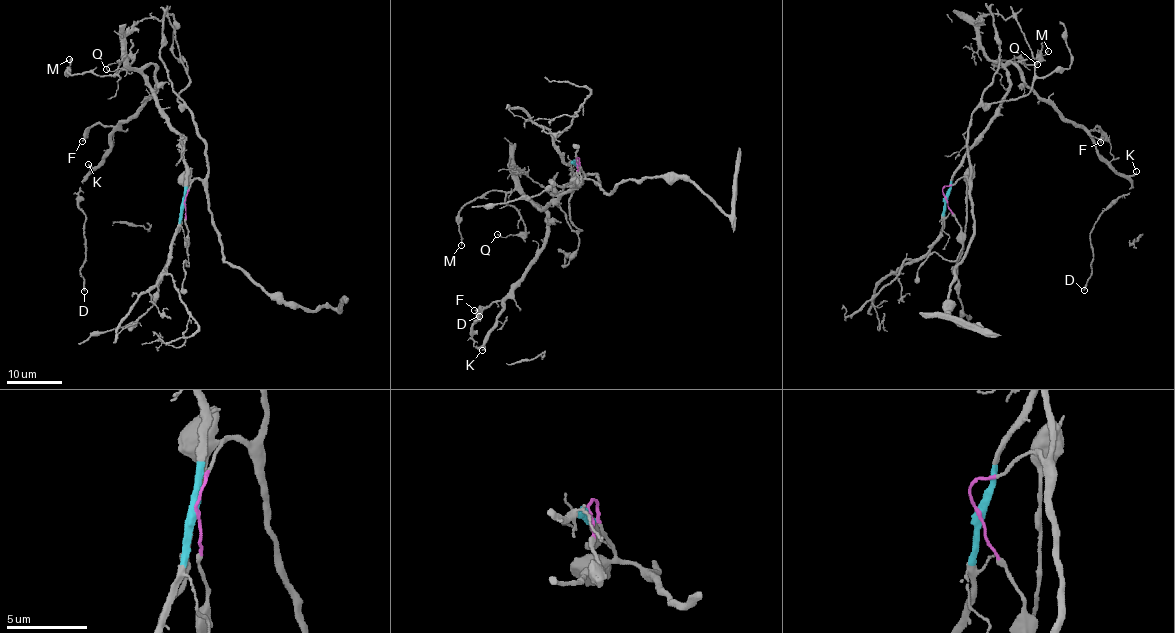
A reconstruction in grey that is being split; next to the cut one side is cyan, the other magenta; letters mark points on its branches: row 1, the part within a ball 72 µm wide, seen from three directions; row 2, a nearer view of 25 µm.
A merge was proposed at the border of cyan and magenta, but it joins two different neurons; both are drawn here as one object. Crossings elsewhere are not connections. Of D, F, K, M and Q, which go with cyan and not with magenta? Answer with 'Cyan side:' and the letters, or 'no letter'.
Cyan side: D, F, K, M, Q

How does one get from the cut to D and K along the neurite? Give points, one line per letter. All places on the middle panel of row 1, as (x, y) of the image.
D: (575, 161), (576, 183), (545, 207), (533, 203), (547, 213), (546, 245), (473, 346), (478, 316)
K: (575, 161), (576, 183), (545, 207), (533, 203), (547, 213), (546, 245), (503, 301), (503, 311), (481, 350)

